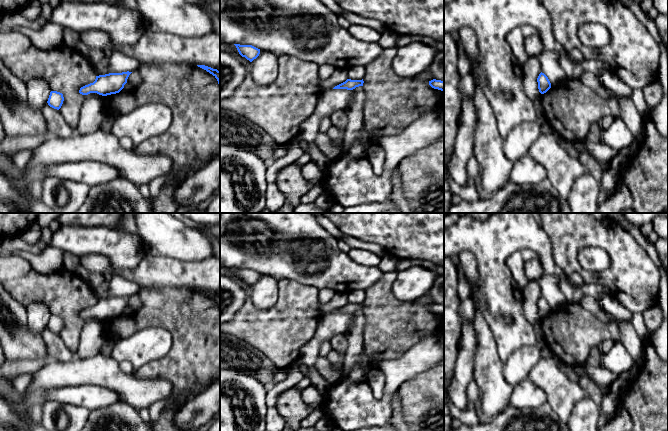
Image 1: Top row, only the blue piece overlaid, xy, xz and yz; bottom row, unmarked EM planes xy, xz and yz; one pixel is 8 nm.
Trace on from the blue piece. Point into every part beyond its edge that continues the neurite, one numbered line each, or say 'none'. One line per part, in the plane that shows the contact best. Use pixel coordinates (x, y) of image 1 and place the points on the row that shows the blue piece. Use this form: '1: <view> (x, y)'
none

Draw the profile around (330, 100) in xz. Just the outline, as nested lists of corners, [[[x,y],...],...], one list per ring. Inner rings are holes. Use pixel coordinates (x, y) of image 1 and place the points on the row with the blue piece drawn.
[[[333,88],[322,90],[313,115],[300,127],[298,136],[307,141],[311,153],[311,161],[322,171],[326,169],[331,161],[320,151],[315,142],[316,135],[320,129],[320,122],[325,116],[331,117],[336,110],[345,110],[353,92],[354,90]]]

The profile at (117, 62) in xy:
[[[110,51],[108,55],[108,74],[134,72],[139,69],[141,63],[129,56],[117,51]]]

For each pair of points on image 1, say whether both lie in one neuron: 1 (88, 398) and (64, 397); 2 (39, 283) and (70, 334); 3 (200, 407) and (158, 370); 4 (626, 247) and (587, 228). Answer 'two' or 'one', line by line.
1: one
2: one
3: two
4: one

